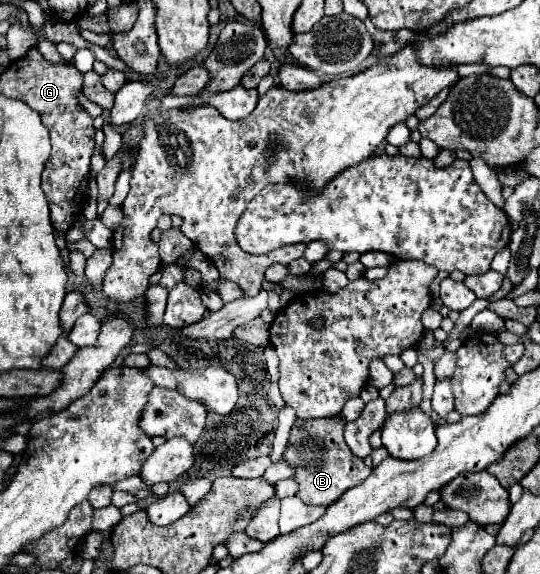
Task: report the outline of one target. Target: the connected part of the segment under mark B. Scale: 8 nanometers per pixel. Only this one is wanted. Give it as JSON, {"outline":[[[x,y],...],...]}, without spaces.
{"outline":[[[340,417],[298,421],[290,431],[290,443],[286,447],[284,459],[296,469],[294,479],[300,483],[298,497],[306,505],[332,505],[344,491],[362,483],[372,471],[362,459],[354,457],[346,445],[344,423],[340,423]]]}

